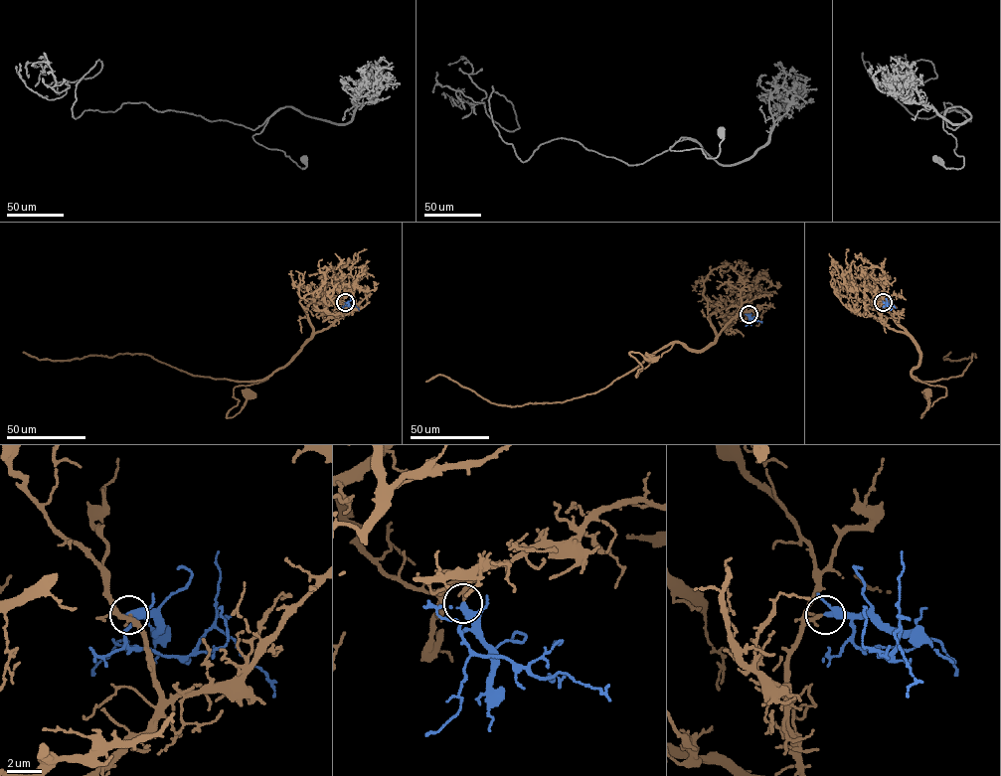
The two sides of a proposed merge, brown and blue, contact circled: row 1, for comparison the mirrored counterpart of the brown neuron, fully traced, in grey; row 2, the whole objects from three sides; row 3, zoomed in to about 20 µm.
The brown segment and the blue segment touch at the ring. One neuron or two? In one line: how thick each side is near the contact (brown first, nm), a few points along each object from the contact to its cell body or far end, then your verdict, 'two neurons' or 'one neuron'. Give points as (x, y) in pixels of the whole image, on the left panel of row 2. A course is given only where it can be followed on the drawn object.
200 nm thick on the brown side, 400 nm on the other; brown runs (346, 303), (348, 312), (284, 366), (235, 387), (239, 401), (227, 417), (240, 411), (247, 393); blue runs (346, 303), (347, 306), (354, 304), (359, 310); one neuron

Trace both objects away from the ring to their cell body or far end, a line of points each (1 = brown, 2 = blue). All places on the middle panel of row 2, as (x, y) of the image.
1: (749, 314), (751, 310), (739, 313), (699, 351), (675, 342), (636, 377), (642, 366), (629, 352), (650, 357)
2: (749, 314), (750, 318), (761, 321)

